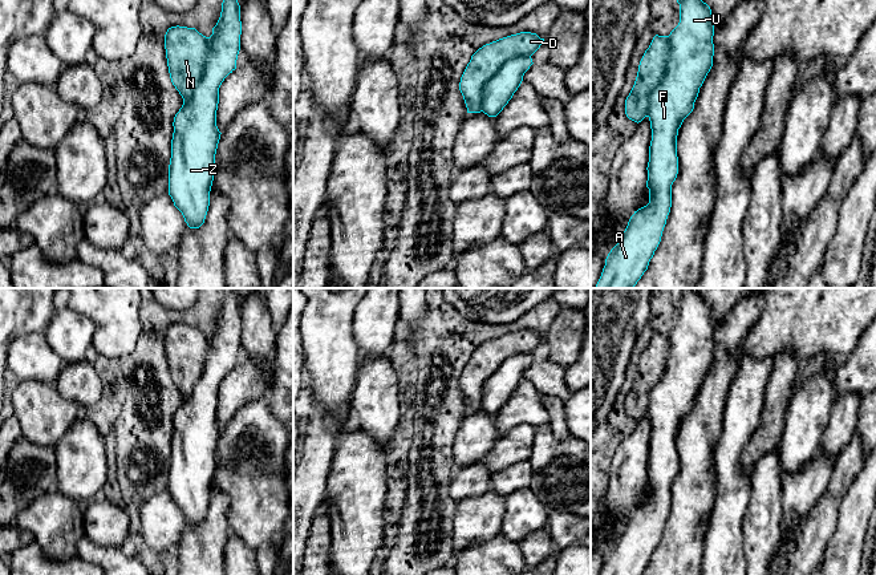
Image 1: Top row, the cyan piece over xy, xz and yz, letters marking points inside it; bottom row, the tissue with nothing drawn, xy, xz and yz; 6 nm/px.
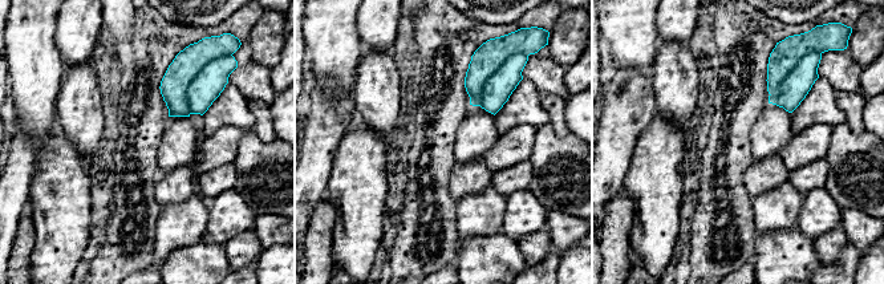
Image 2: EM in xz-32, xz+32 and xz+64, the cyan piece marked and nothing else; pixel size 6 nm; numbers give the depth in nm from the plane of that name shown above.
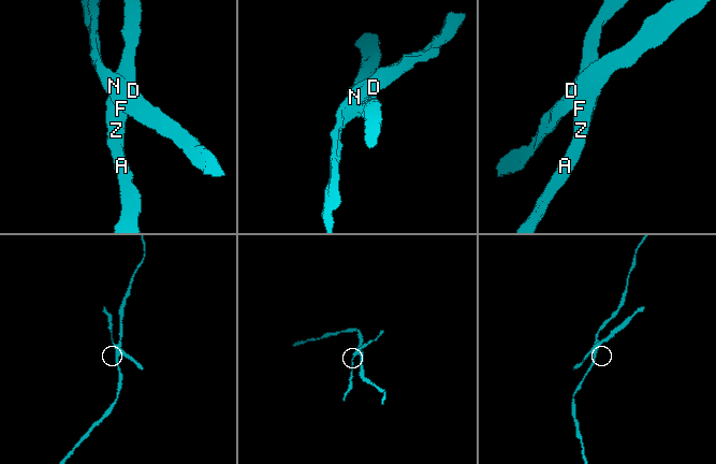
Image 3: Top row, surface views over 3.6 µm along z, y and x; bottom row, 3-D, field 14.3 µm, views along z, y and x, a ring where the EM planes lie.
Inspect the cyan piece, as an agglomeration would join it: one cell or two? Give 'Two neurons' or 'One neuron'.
Two neurons

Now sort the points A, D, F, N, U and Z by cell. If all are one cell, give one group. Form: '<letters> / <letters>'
A F U Z / D N

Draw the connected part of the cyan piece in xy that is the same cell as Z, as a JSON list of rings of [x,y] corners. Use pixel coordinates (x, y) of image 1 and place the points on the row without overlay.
[[[228,291],[212,332],[207,335],[210,351],[203,372],[174,414],[169,493],[190,526],[199,526],[208,509],[222,432],[216,424],[219,385],[236,367],[240,332],[240,303],[236,293]]]

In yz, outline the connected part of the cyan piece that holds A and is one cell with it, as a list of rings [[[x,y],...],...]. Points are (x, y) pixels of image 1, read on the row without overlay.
[[[680,288],[677,300],[680,320],[668,333],[666,367],[649,397],[649,501],[630,514],[619,540],[608,551],[600,575],[641,575],[648,567],[672,505],[672,482],[678,471],[678,426],[693,409],[699,385],[713,364],[710,304],[693,288]]]

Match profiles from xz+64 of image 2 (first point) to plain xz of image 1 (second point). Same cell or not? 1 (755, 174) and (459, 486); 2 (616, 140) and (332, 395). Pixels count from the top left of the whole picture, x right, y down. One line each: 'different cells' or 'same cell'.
1: same cell
2: different cells

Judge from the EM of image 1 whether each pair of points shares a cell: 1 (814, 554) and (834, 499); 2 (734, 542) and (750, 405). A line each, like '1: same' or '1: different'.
1: same
2: same

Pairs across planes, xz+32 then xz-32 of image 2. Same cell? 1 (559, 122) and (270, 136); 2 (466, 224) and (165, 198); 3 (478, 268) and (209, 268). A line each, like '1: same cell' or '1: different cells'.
1: same cell
2: different cells
3: same cell

